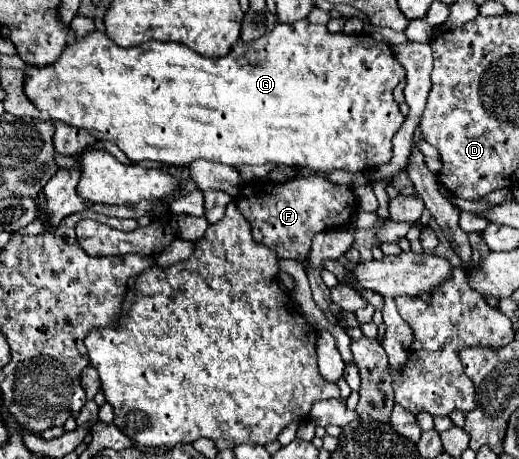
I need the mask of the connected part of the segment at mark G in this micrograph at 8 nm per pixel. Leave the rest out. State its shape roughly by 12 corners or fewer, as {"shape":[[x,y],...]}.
{"shape":[[307,19],[23,69],[131,161],[389,163],[405,69]]}

